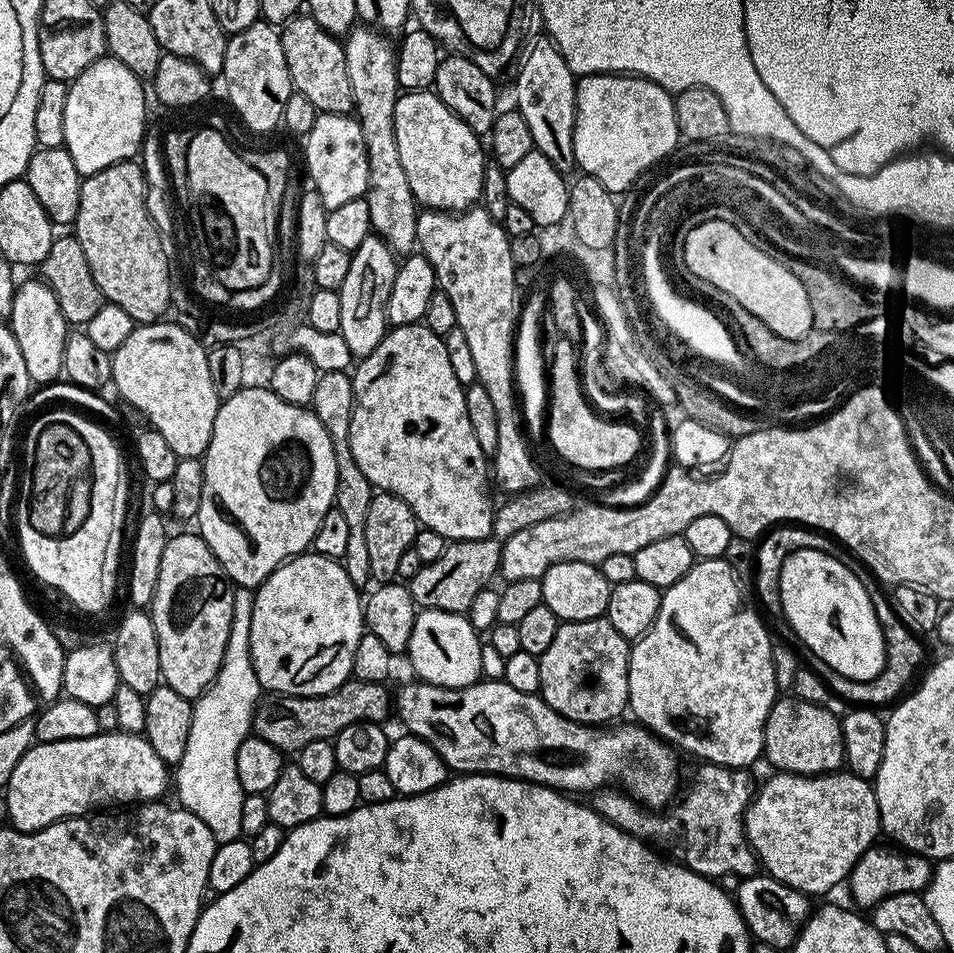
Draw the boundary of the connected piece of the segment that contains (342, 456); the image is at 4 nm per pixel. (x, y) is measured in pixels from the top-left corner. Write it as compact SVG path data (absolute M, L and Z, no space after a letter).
M321 372L318 382L314 386L314 398L310 410L322 422L330 442L334 446L334 458L336 459L336 498L334 507L342 510L349 524L349 541L346 546L346 554L343 558L343 566L350 582L354 586L364 590L369 587L372 575L370 574L370 557L366 551L366 510L370 510L370 502L374 495L372 484L358 470L358 462L354 462L354 454L350 450L350 422L352 411L356 405L356 395L352 378L348 372Z

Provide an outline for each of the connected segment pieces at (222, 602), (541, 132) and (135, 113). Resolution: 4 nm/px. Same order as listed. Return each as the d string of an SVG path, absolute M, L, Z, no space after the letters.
M195 531L180 532L169 535L166 542L166 550L162 550L162 566L158 566L158 586L154 590L154 598L150 605L150 615L152 618L154 630L157 632L158 640L158 659L161 662L160 678L163 683L170 686L170 690L175 690L177 694L182 694L182 698L195 702L198 697L214 682L214 678L220 669L222 658L226 654L226 642L230 638L230 622L234 614L234 585L228 576L222 570L222 566L218 562L218 558L214 558L214 554L210 550L210 546L206 546L206 542Z
M543 38L528 52L516 76L515 107L526 118L535 151L546 154L559 172L571 173L576 168L574 158L574 126L576 125L576 81L566 58L551 39Z
M111 58L96 60L68 84L64 147L70 158L74 158L81 177L93 176L106 170L106 166L133 159L141 151L148 108L144 105L144 88L140 84L143 84L141 77Z

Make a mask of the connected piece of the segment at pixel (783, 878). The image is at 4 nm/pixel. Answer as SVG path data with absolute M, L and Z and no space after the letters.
M847 770L825 772L822 776L799 776L777 771L764 785L759 785L746 817L748 842L763 871L786 886L805 894L828 892L849 879L852 868L881 835L878 798L869 781Z

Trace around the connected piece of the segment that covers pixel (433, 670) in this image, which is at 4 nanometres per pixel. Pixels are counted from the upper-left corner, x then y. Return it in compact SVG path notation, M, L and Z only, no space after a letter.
M425 608L416 613L406 659L412 663L413 670L420 675L417 677L425 684L437 684L443 688L465 688L481 679L481 647L481 637L472 627L467 615Z

